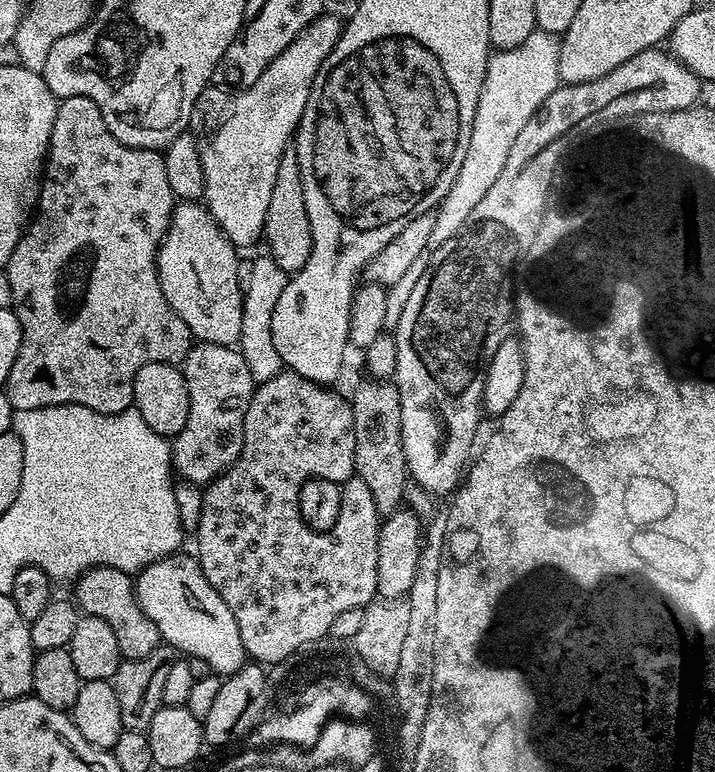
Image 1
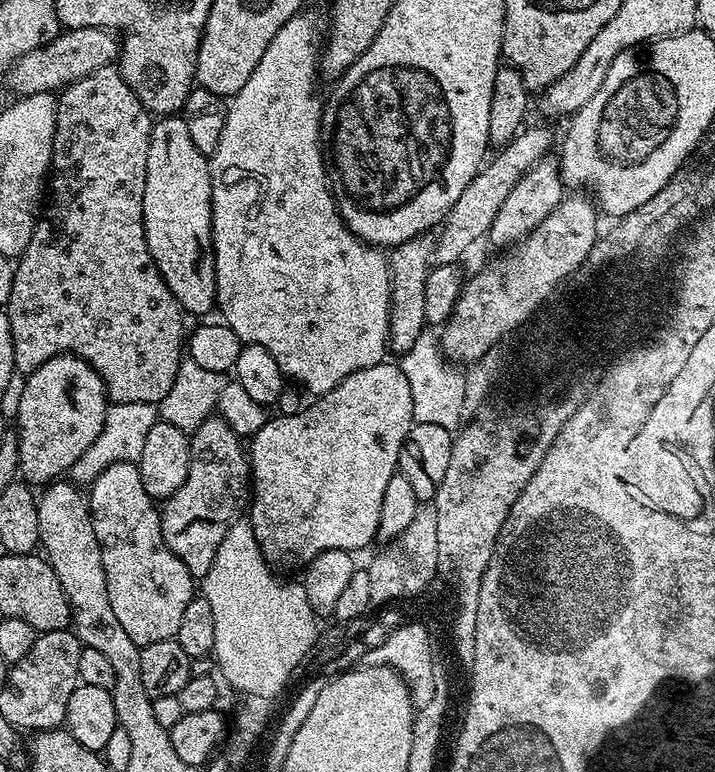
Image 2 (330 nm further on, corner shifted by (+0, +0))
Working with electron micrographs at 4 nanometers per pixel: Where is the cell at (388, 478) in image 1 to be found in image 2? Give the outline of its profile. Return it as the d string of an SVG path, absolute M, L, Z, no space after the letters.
M425 234L397 244L387 253L390 274L387 347L391 351L393 348L396 354L410 350L419 336L426 332L426 278L429 270L434 267L432 252L435 248L435 239Z

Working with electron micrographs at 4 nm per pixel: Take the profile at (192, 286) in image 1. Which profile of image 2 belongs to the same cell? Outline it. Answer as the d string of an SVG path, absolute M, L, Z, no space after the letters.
M173 114L159 117L153 123L152 132L148 137L150 138L150 150L146 154L146 194L142 198L142 218L144 219L144 233L146 234L148 249L153 262L158 266L158 270L170 290L170 294L174 294L174 298L179 302L181 309L185 313L193 312L196 316L204 316L208 311L213 311L216 308L216 263L212 253L212 179L208 169L210 160L209 157L202 154L202 150L198 150L198 146L194 146L193 140L190 139L190 133L186 130L183 115Z

